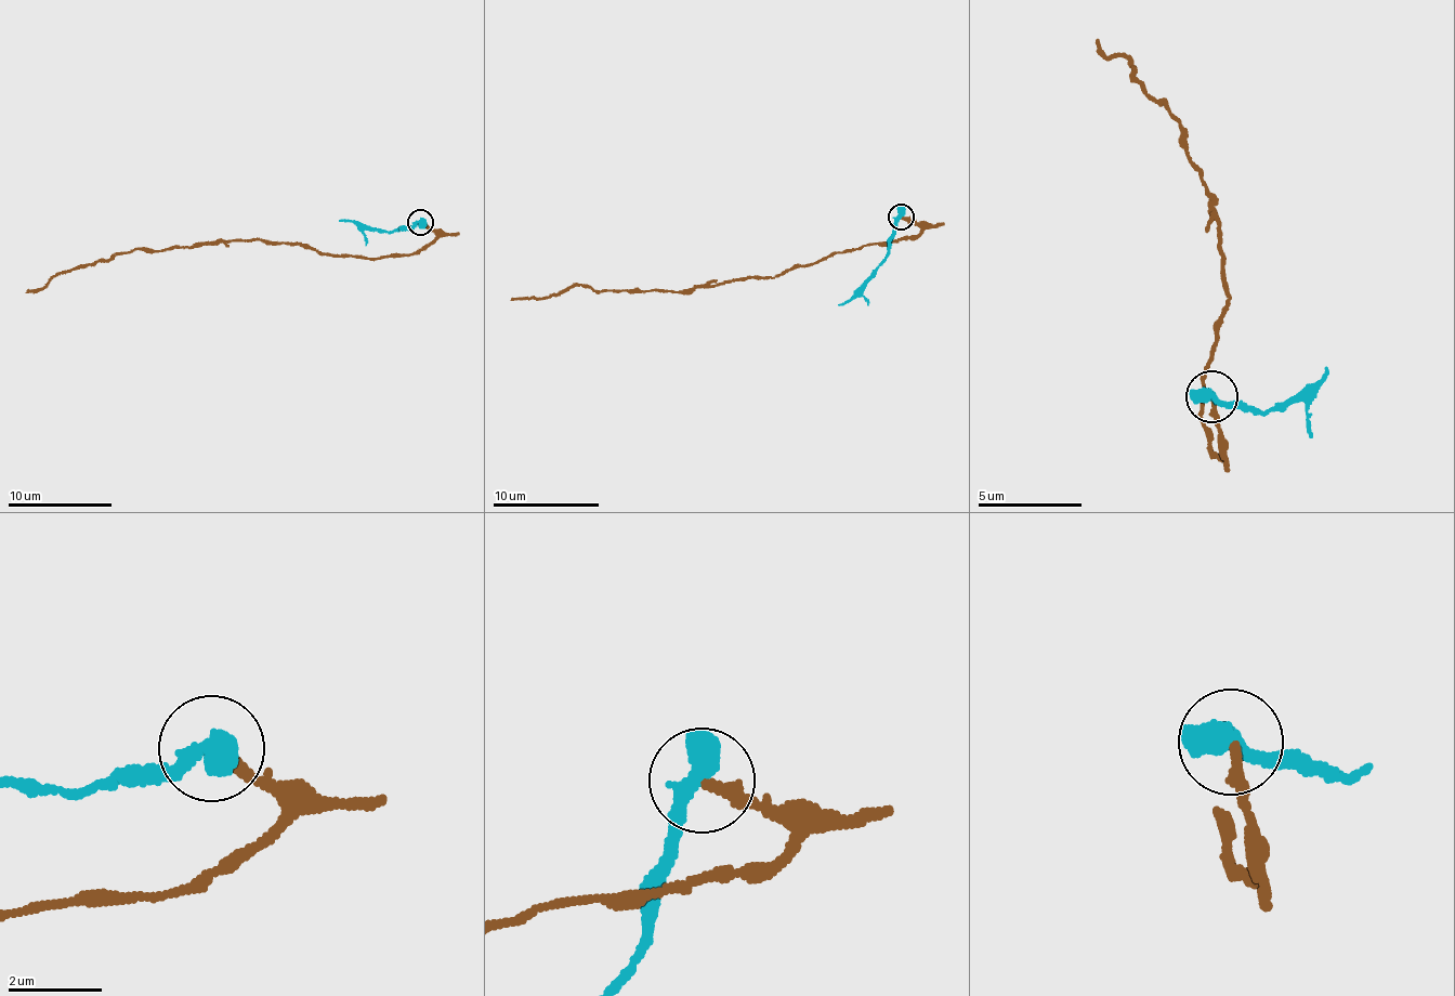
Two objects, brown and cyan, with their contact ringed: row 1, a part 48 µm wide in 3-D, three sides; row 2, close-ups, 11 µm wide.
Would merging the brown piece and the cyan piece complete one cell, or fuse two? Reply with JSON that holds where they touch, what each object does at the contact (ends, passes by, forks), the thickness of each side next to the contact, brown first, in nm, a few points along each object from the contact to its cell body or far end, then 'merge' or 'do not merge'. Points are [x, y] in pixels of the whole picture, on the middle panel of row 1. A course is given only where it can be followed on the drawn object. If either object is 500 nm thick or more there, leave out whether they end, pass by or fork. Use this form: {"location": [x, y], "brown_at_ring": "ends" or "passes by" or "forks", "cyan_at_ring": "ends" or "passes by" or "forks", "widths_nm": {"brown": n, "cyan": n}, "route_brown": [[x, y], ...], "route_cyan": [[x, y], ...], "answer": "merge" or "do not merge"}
{"location": [901, 217], "widths_nm": {"brown": 240, "cyan": 600}, "route_brown": [[900, 215], [922, 228], [773, 278], [666, 292], [597, 292], [576, 285], [541, 298], [510, 299]], "route_cyan": [[900, 215], [880, 266], [839, 305]], "answer": "do not merge"}

